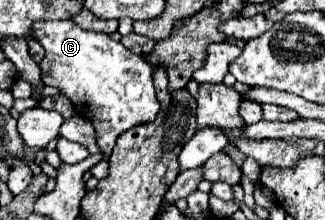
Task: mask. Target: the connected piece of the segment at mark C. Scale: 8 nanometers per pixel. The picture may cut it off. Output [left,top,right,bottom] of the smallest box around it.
[33,20,159,158]

